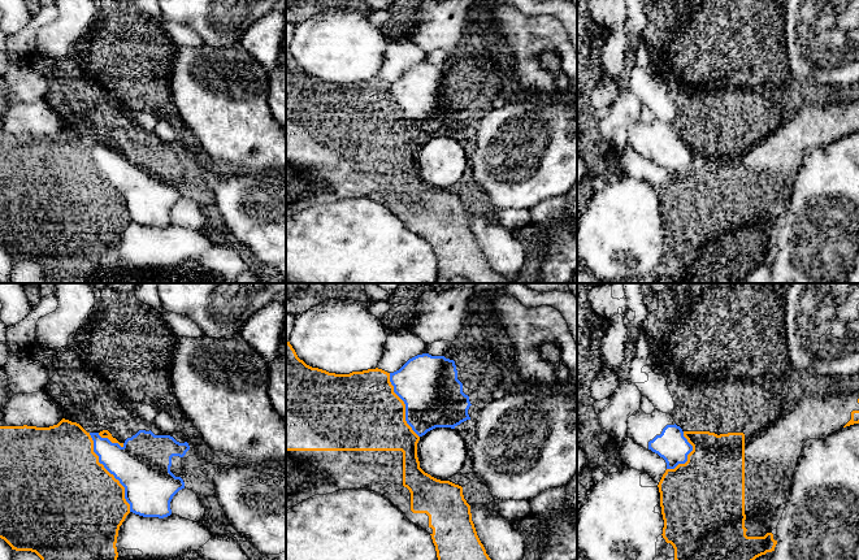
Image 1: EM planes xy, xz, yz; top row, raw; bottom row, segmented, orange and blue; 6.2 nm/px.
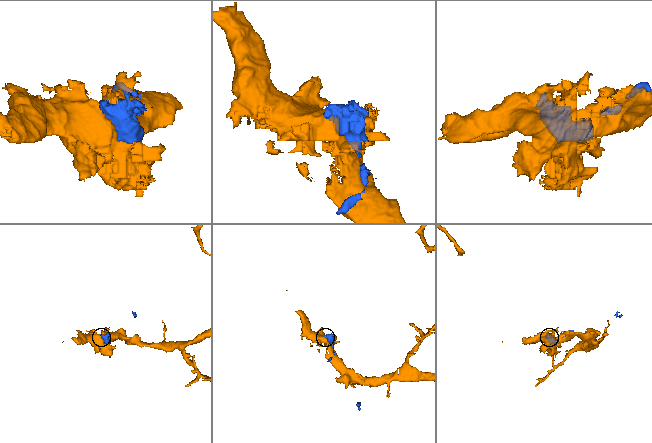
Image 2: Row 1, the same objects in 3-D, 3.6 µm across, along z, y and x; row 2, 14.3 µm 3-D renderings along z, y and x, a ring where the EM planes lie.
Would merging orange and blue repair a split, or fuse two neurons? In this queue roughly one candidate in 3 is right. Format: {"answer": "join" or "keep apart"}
{"answer": "keep apart"}

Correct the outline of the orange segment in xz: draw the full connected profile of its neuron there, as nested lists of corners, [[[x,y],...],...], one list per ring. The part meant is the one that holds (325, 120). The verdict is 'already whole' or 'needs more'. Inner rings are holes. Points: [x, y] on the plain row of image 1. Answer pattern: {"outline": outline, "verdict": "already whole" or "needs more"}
{"outline": [[[286,51],[286,165],[309,170],[339,199],[366,197],[386,205],[411,231],[431,244],[438,278],[451,281],[461,277],[472,283],[515,283],[511,278],[495,273],[486,262],[463,196],[437,188],[420,177],[418,149],[420,146],[405,130],[405,113],[394,101],[390,82],[378,77],[350,83],[329,82],[307,74],[298,66],[290,51]]], "verdict": "needs more"}

